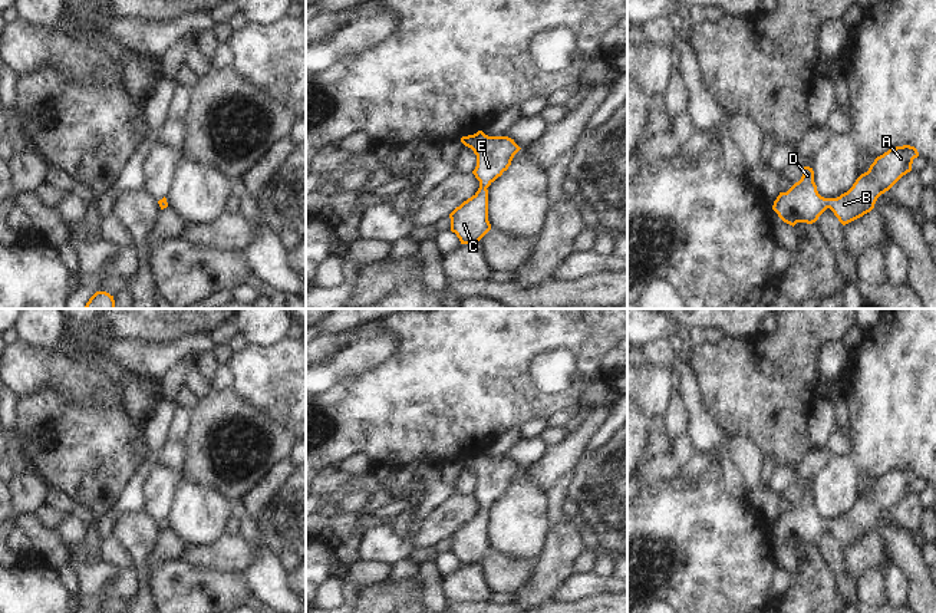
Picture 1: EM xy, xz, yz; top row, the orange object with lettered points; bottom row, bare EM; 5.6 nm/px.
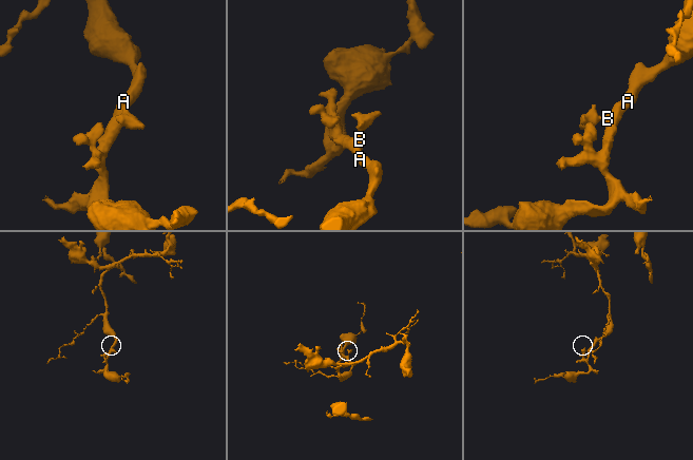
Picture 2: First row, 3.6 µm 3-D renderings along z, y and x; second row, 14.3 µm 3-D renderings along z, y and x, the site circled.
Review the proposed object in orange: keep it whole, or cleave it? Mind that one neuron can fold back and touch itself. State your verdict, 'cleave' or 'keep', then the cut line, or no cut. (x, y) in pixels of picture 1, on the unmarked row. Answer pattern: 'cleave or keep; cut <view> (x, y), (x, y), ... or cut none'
keep; cut none

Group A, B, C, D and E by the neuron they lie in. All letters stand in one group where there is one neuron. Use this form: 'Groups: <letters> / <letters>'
Groups: A B C D E

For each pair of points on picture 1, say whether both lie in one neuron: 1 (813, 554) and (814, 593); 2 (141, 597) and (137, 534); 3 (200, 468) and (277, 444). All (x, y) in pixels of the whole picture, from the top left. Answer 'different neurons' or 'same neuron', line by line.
1: same neuron
2: same neuron
3: same neuron

